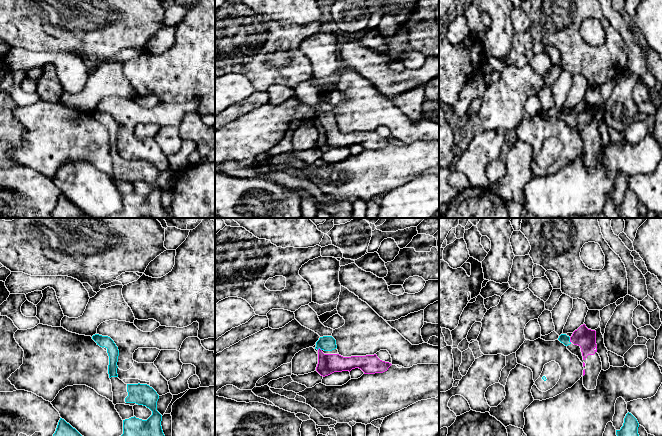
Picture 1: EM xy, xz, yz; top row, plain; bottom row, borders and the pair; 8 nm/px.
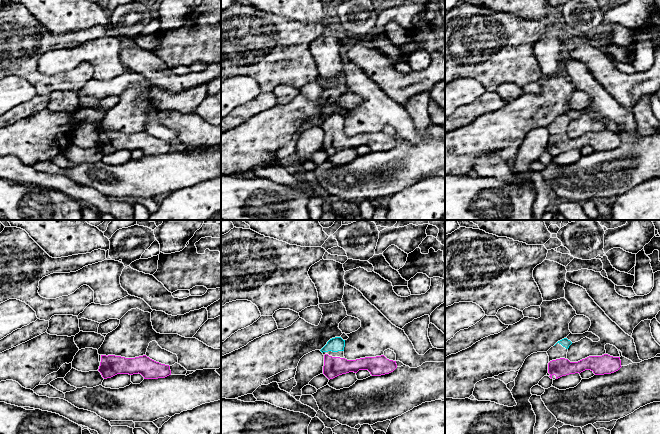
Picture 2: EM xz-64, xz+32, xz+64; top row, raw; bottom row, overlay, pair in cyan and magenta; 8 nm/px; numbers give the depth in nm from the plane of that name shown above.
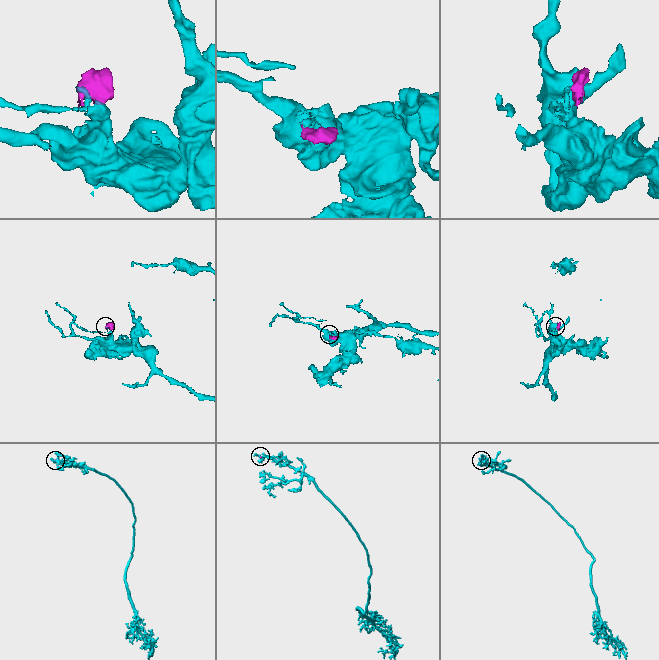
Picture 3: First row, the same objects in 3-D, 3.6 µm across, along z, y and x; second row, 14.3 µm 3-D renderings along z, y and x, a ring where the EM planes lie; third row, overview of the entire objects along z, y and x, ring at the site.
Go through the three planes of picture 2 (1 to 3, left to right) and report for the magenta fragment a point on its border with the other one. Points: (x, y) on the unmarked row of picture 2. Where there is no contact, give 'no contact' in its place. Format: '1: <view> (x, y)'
1: no contact
2: no contact
3: no contact

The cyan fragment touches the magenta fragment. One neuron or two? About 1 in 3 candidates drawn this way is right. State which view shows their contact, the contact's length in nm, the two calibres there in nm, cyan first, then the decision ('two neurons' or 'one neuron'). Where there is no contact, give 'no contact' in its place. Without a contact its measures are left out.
yz | 50 nm | 80/160 nm | one neuron

